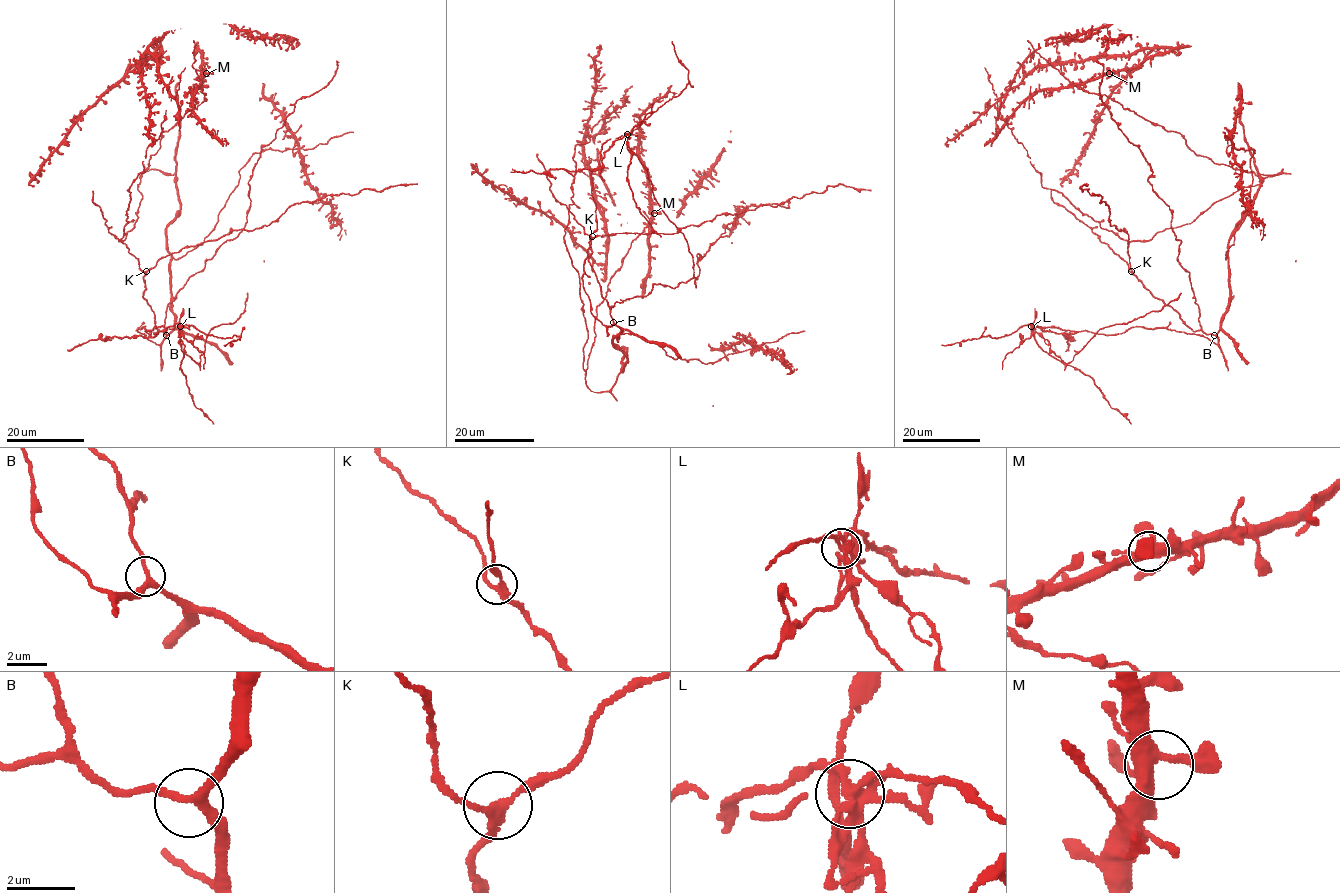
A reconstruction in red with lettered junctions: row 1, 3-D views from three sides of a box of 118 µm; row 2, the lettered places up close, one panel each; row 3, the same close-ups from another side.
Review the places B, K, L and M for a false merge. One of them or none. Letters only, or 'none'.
L

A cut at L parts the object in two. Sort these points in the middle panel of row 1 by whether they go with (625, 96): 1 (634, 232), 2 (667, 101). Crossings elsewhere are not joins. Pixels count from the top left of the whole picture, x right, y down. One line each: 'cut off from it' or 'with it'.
1: with it
2: with it

